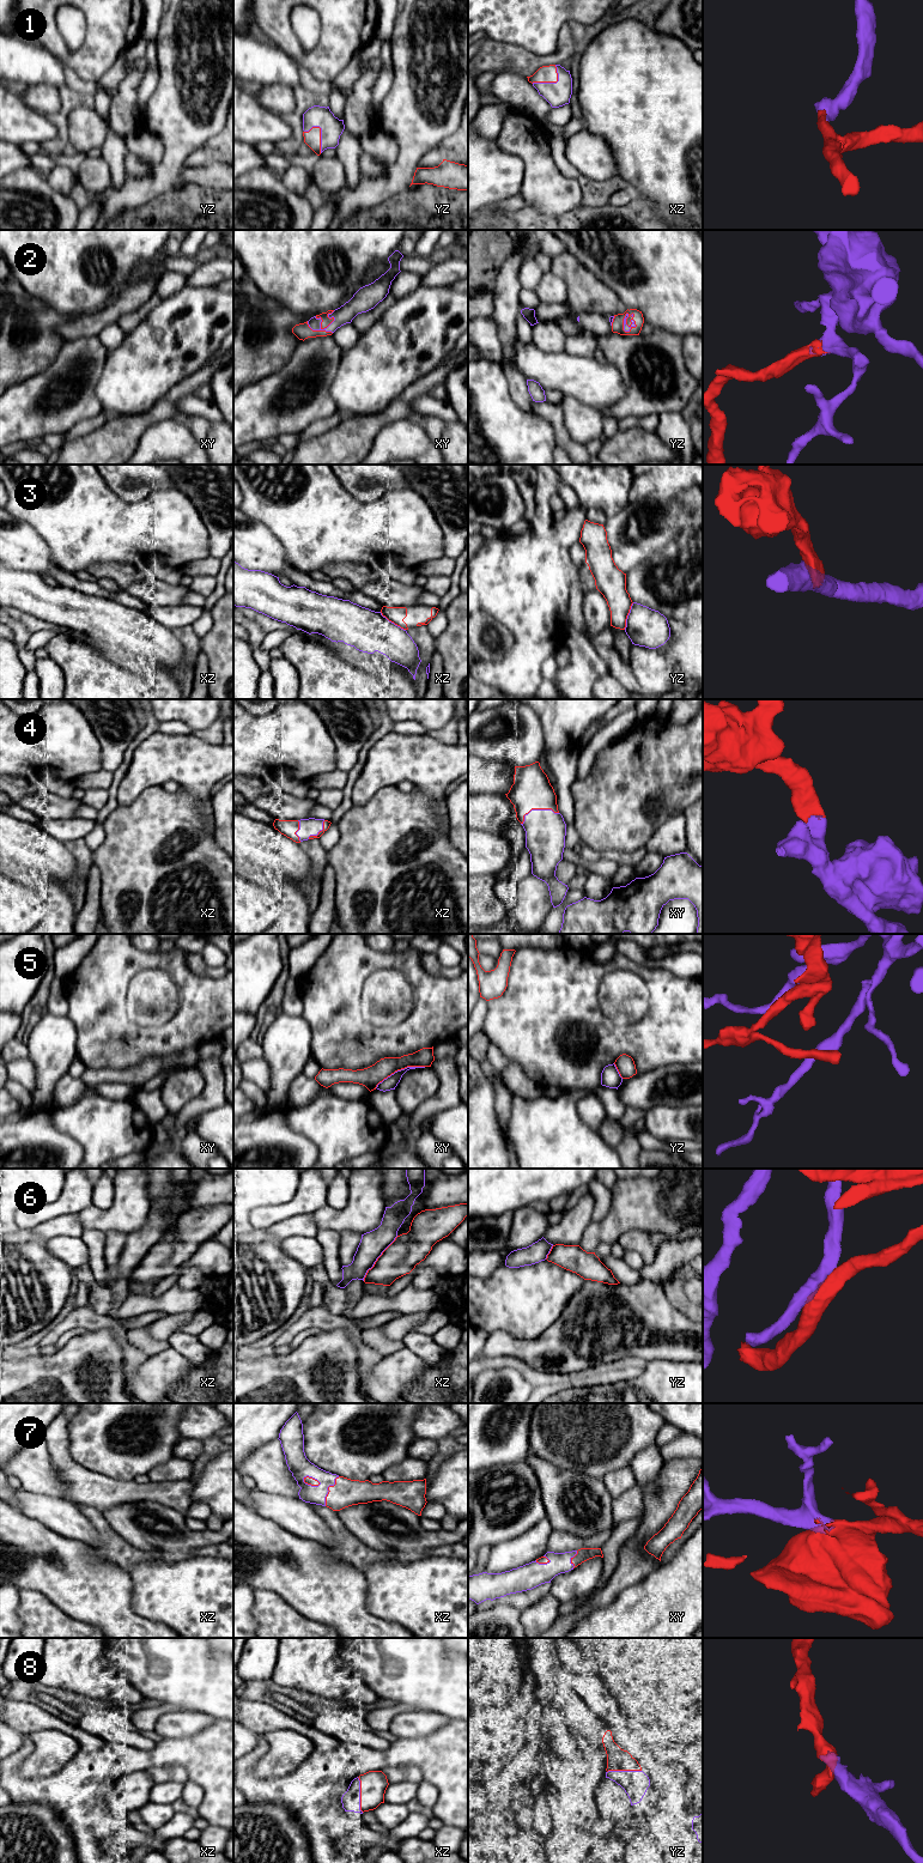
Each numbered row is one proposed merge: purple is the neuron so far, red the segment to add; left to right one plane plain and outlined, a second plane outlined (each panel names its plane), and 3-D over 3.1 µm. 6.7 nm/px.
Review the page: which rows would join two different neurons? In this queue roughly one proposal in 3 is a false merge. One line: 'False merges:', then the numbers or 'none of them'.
False merges: 3, 5

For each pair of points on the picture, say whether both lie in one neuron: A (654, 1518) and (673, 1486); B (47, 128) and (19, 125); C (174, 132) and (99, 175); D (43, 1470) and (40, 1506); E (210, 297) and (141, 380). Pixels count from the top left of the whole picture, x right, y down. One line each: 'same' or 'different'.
A: same
B: same
C: different
D: different
E: same

